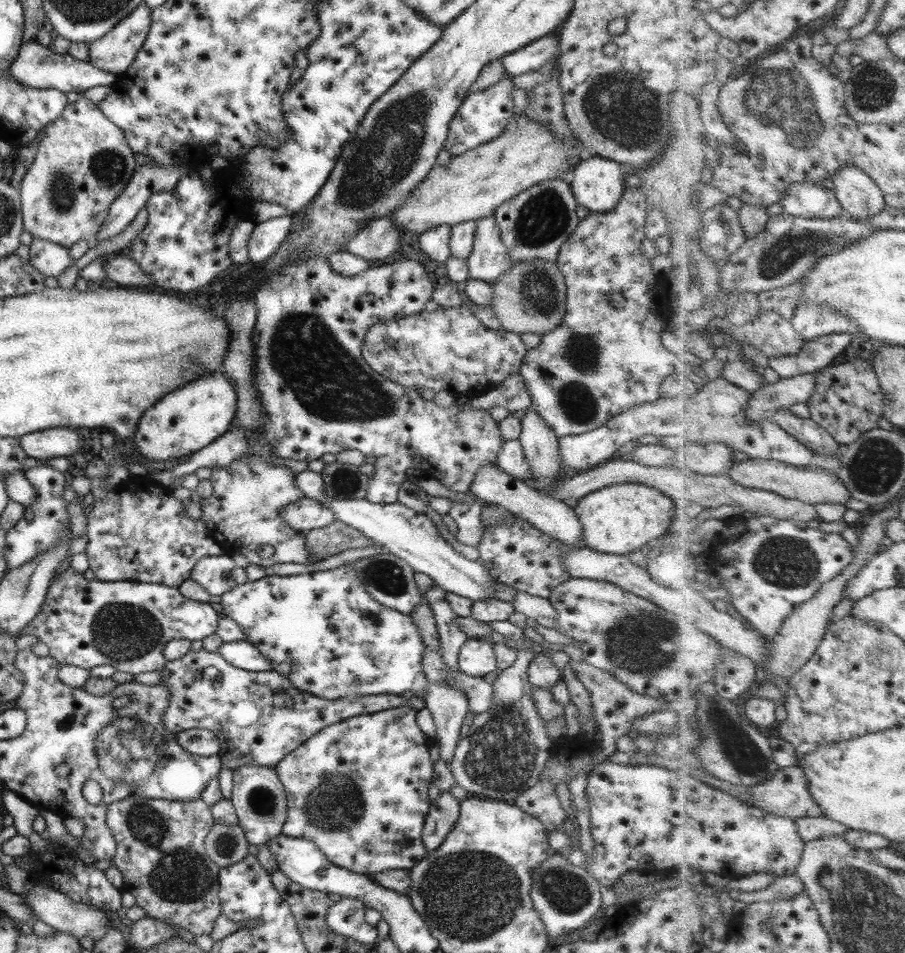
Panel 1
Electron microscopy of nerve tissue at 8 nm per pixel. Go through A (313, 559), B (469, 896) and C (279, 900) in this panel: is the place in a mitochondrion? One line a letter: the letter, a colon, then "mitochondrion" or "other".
A: other
B: mitochondrion
C: other

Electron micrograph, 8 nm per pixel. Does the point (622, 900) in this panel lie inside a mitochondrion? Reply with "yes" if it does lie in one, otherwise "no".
no

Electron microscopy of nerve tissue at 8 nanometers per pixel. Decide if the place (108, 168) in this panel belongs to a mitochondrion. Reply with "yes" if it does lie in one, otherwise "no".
yes

